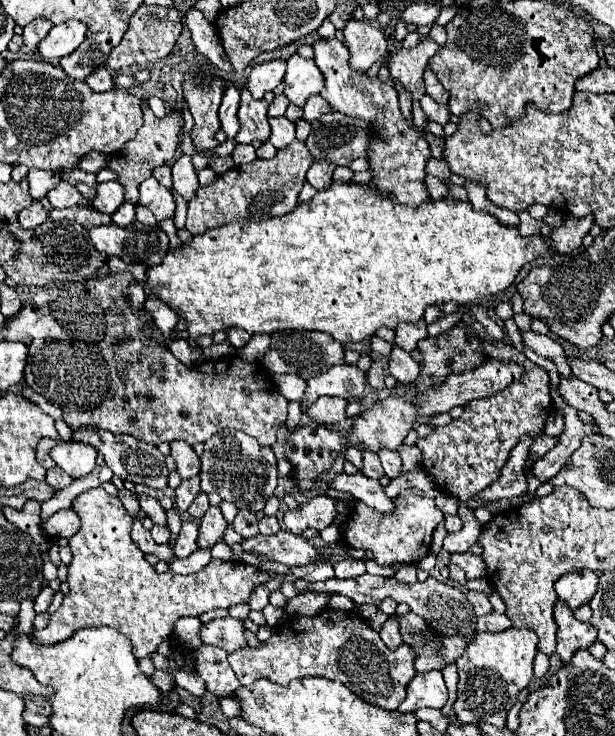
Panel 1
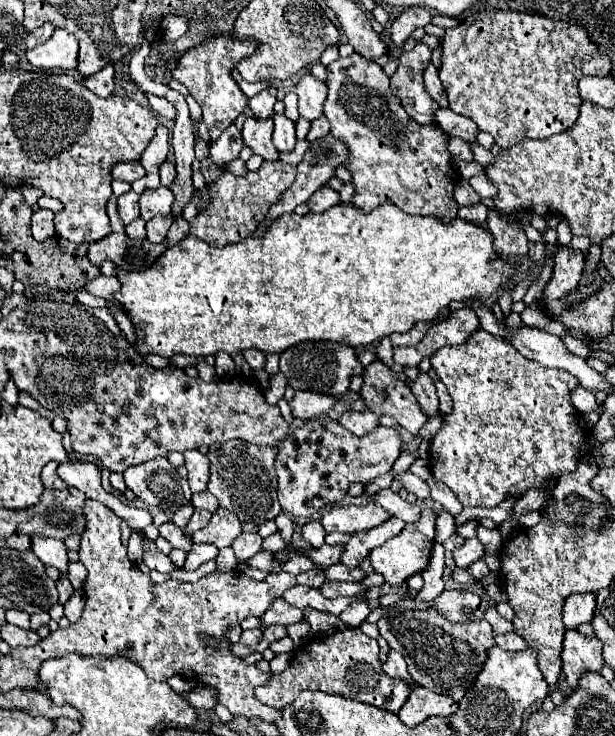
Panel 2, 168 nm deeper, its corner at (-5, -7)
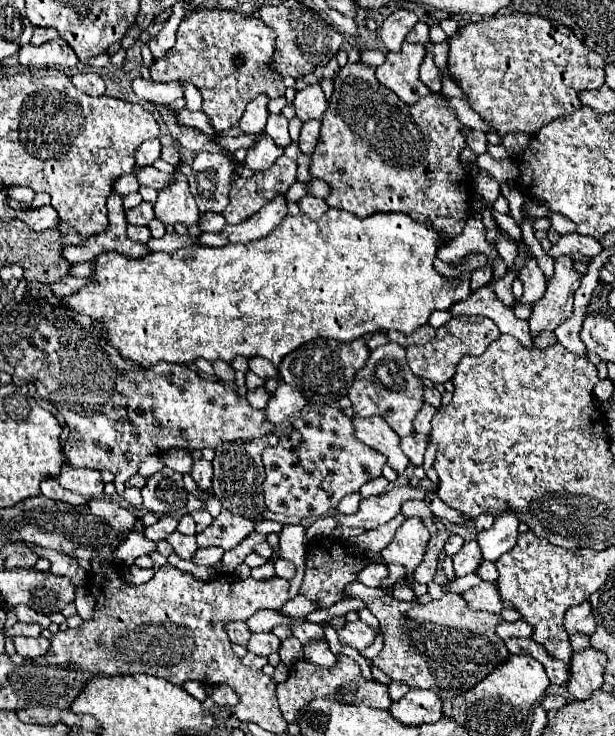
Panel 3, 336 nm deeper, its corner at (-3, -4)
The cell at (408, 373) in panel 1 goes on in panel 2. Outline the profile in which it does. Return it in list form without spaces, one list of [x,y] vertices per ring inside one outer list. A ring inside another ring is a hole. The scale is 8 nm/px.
[[[419,372],[417,380],[411,382],[411,390],[413,390],[417,402],[421,404],[423,412],[429,418],[433,418],[439,412],[439,398],[437,398],[437,390],[435,390],[435,384],[433,384],[431,376],[425,374],[425,372]]]

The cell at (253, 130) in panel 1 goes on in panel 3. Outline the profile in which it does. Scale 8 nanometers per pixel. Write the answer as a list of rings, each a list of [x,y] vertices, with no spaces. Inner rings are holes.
[[[261,133],[261,137],[259,137],[259,143],[257,145],[253,145],[249,151],[247,151],[247,157],[245,157],[245,167],[249,167],[251,171],[265,171],[265,169],[269,169],[271,165],[273,165],[273,161],[277,159],[277,157],[281,157],[283,155],[283,149],[281,147],[277,147],[269,137],[265,137],[263,133]]]

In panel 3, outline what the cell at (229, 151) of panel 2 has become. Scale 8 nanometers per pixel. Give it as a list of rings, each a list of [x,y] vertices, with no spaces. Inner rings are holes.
[[[201,151],[201,153],[197,153],[191,169],[193,171],[187,177],[187,181],[189,181],[191,195],[197,201],[199,213],[201,215],[205,215],[205,213],[223,213],[223,209],[229,203],[229,189],[231,189],[229,175],[233,175],[233,169],[235,169],[231,153],[205,153],[205,151]]]

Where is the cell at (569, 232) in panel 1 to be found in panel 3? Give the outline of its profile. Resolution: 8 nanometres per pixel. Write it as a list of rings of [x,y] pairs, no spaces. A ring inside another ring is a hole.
[[[569,257],[555,259],[555,273],[547,281],[547,293],[533,307],[529,317],[529,333],[533,337],[541,335],[543,331],[555,331],[567,317],[573,313],[573,295],[579,289],[581,273],[575,271],[573,261]]]

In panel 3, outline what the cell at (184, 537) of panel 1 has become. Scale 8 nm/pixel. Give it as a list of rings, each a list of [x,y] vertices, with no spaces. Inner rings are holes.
[[[205,547],[205,549],[199,549],[197,551],[197,555],[193,557],[193,563],[195,565],[213,567],[213,565],[217,565],[221,561],[221,557],[223,557],[223,551],[219,547],[209,547],[209,549]]]

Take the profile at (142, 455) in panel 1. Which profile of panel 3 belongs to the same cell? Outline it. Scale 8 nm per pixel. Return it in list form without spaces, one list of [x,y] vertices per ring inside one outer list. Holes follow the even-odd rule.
[[[163,467],[159,473],[151,475],[141,493],[143,505],[151,513],[173,515],[177,519],[187,513],[187,493],[183,487],[183,475],[169,467]]]

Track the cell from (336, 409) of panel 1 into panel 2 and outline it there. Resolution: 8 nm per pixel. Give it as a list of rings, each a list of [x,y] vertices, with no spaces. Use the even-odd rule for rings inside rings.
[[[349,410],[345,412],[341,418],[339,418],[339,424],[347,430],[351,430],[353,434],[367,434],[373,430],[373,426],[379,426],[379,418],[375,412],[371,410],[365,410],[365,412],[355,412],[355,410]]]

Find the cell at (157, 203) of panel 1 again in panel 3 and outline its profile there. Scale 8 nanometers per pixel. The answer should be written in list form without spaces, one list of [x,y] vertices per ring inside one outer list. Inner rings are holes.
[[[145,201],[141,205],[129,209],[125,215],[127,215],[129,225],[149,225],[149,221],[155,217],[153,215],[153,205],[145,203]]]

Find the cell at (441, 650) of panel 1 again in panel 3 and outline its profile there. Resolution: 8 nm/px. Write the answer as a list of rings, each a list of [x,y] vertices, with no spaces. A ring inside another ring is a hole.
[[[357,581],[349,585],[349,595],[365,601],[371,613],[379,619],[383,649],[373,659],[373,665],[393,681],[407,683],[411,689],[435,691],[443,701],[475,687],[511,655],[505,641],[495,633],[497,625],[503,621],[501,615],[473,611],[461,595],[445,593],[431,603],[397,603],[381,589],[371,589]]]

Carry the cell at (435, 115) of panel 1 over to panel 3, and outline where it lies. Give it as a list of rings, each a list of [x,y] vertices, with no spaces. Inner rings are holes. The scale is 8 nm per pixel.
[[[471,129],[469,131],[469,149],[475,153],[475,155],[483,155],[487,151],[487,137],[483,131],[475,131]]]

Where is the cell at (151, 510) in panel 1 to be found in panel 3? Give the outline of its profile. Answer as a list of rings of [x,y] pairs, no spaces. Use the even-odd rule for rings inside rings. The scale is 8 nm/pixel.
[[[179,531],[171,533],[171,535],[167,537],[167,541],[171,543],[175,555],[181,557],[181,559],[193,559],[193,557],[195,557],[195,551],[199,549],[197,543],[195,543],[195,537],[187,537],[187,535],[179,533]]]

